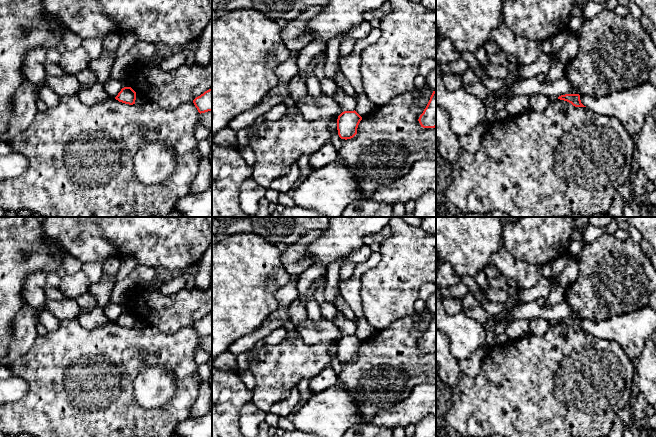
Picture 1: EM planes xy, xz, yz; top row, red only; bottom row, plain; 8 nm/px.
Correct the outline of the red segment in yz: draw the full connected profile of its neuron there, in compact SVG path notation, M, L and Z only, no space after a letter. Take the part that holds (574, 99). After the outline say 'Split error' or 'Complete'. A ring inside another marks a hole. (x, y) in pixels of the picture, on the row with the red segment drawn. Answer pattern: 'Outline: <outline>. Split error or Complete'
Outline: M565 94L559 96L558 99L567 101L575 107L586 107L581 103L579 94Z. Complete

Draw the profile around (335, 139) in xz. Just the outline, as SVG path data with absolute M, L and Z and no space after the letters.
M337 125L331 130L331 144L338 150L341 147L341 138L338 135Z

